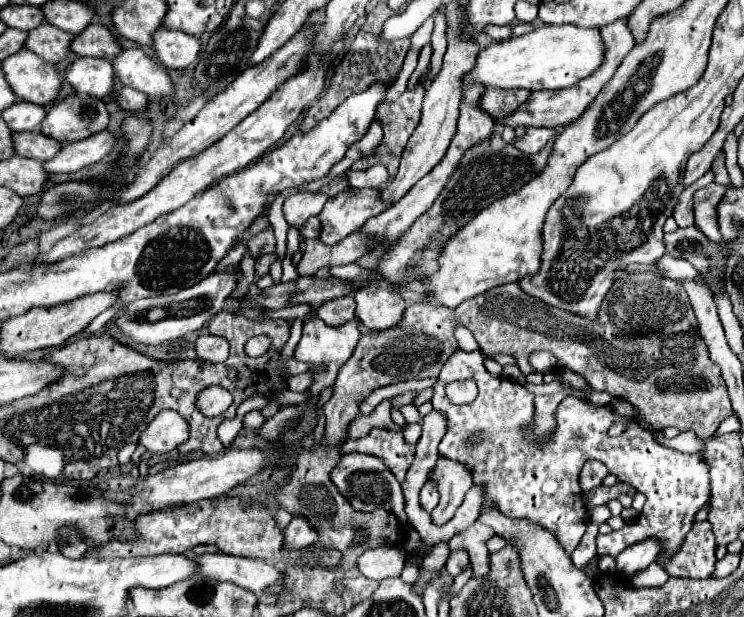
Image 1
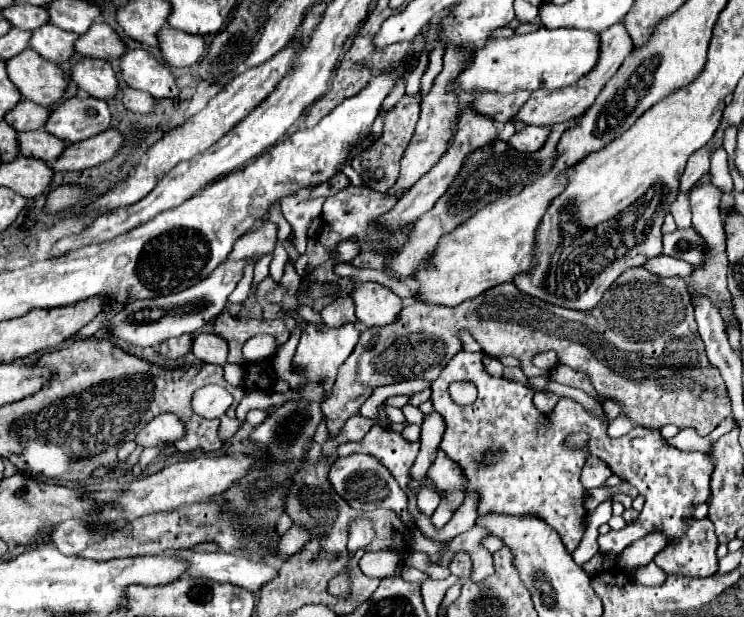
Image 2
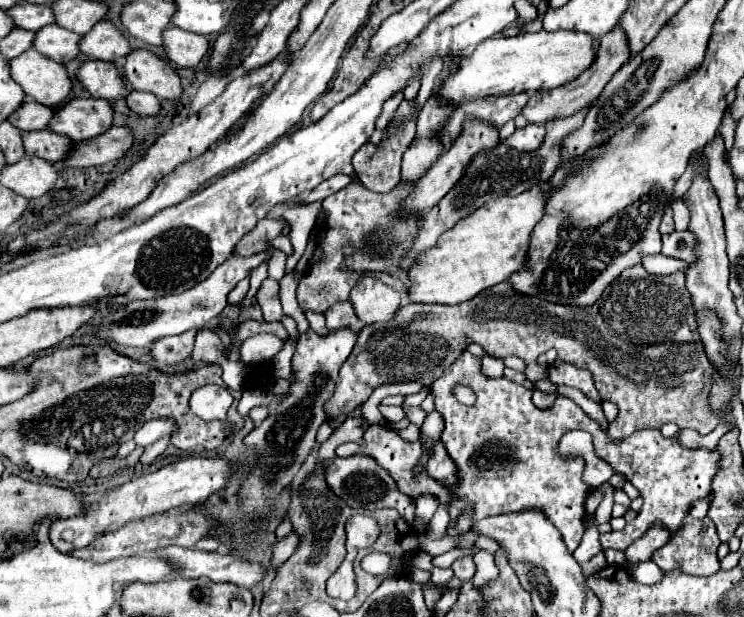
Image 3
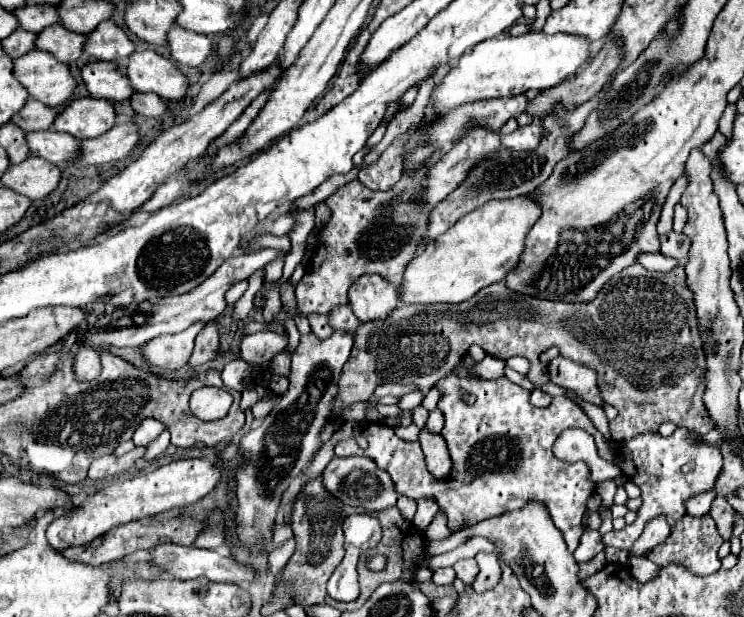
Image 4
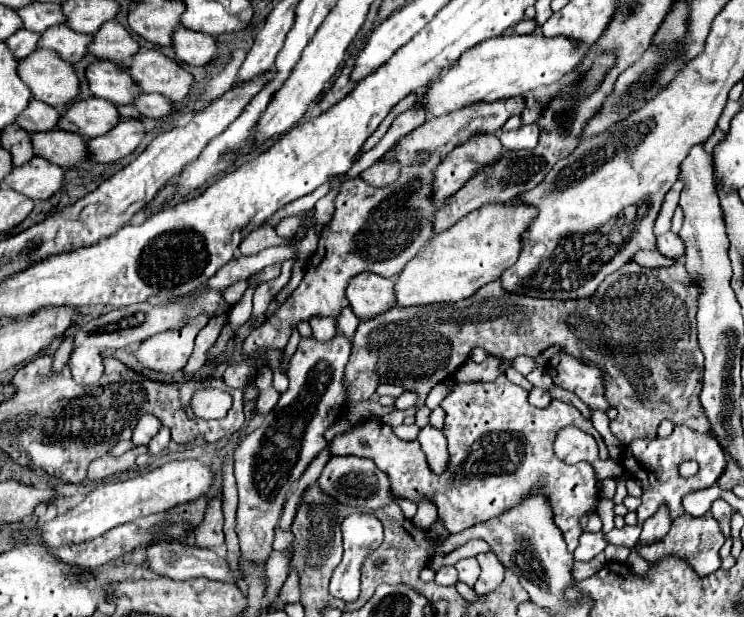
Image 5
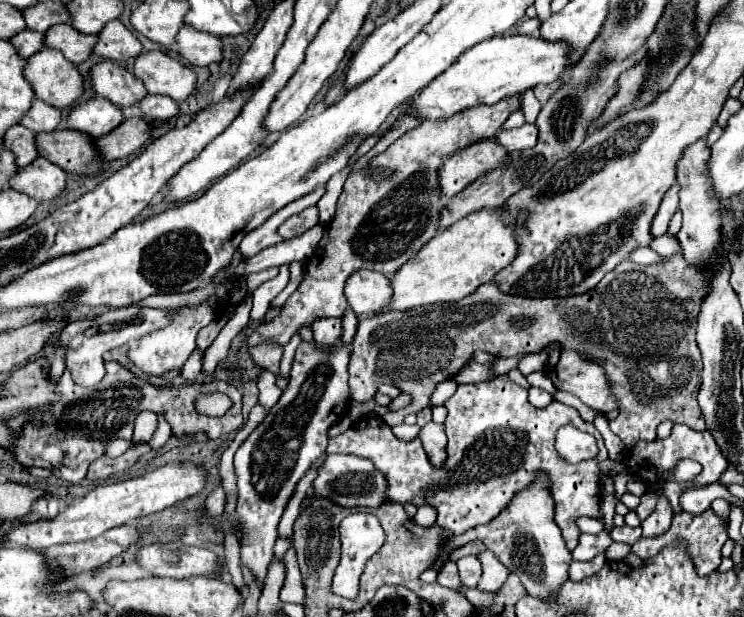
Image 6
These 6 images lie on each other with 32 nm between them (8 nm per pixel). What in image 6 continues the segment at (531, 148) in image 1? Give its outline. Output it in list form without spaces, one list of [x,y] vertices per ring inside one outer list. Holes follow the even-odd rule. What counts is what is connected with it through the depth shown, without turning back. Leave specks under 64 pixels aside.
[[[524,124],[520,128],[512,128],[512,130],[500,130],[496,134],[498,144],[502,144],[508,152],[514,150],[524,150],[524,148],[534,148],[536,140],[538,140],[538,128],[536,124]]]

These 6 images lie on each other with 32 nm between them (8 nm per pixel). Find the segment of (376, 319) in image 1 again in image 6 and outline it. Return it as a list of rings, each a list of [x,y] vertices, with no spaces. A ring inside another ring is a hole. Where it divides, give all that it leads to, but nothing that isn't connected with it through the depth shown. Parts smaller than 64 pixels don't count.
[[[354,272],[346,284],[350,308],[362,314],[380,314],[392,300],[392,284],[380,272]]]

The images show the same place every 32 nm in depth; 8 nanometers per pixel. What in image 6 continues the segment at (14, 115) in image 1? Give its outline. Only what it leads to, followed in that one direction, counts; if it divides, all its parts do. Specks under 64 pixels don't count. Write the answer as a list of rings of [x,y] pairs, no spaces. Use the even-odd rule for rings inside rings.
[[[34,100],[30,110],[20,118],[20,124],[38,134],[38,132],[54,132],[60,120],[62,120],[62,114],[58,108],[42,100]]]

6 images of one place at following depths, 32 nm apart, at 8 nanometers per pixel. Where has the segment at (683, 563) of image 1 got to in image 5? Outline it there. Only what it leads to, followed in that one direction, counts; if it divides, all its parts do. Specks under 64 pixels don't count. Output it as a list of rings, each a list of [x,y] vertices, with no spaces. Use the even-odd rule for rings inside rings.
[[[706,512],[700,518],[684,514],[684,516],[680,516],[680,520],[672,522],[672,528],[670,528],[668,536],[660,544],[652,544],[652,548],[644,548],[644,552],[638,552],[638,554],[642,558],[654,562],[654,564],[664,560],[666,556],[676,556],[676,558],[688,562],[698,576],[708,576],[708,574],[716,572],[720,568],[718,550],[724,544],[724,540],[726,538],[722,536],[722,532],[720,532],[720,528],[718,528],[718,524],[716,524],[716,520],[712,518],[710,512]]]

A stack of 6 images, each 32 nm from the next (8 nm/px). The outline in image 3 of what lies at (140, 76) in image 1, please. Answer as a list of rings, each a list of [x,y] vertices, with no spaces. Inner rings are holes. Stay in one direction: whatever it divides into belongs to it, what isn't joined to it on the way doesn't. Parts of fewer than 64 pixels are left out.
[[[132,50],[126,56],[126,62],[122,66],[124,80],[134,88],[142,92],[150,92],[156,98],[180,98],[182,86],[180,78],[174,72],[174,68],[166,62],[156,58],[148,50]]]

